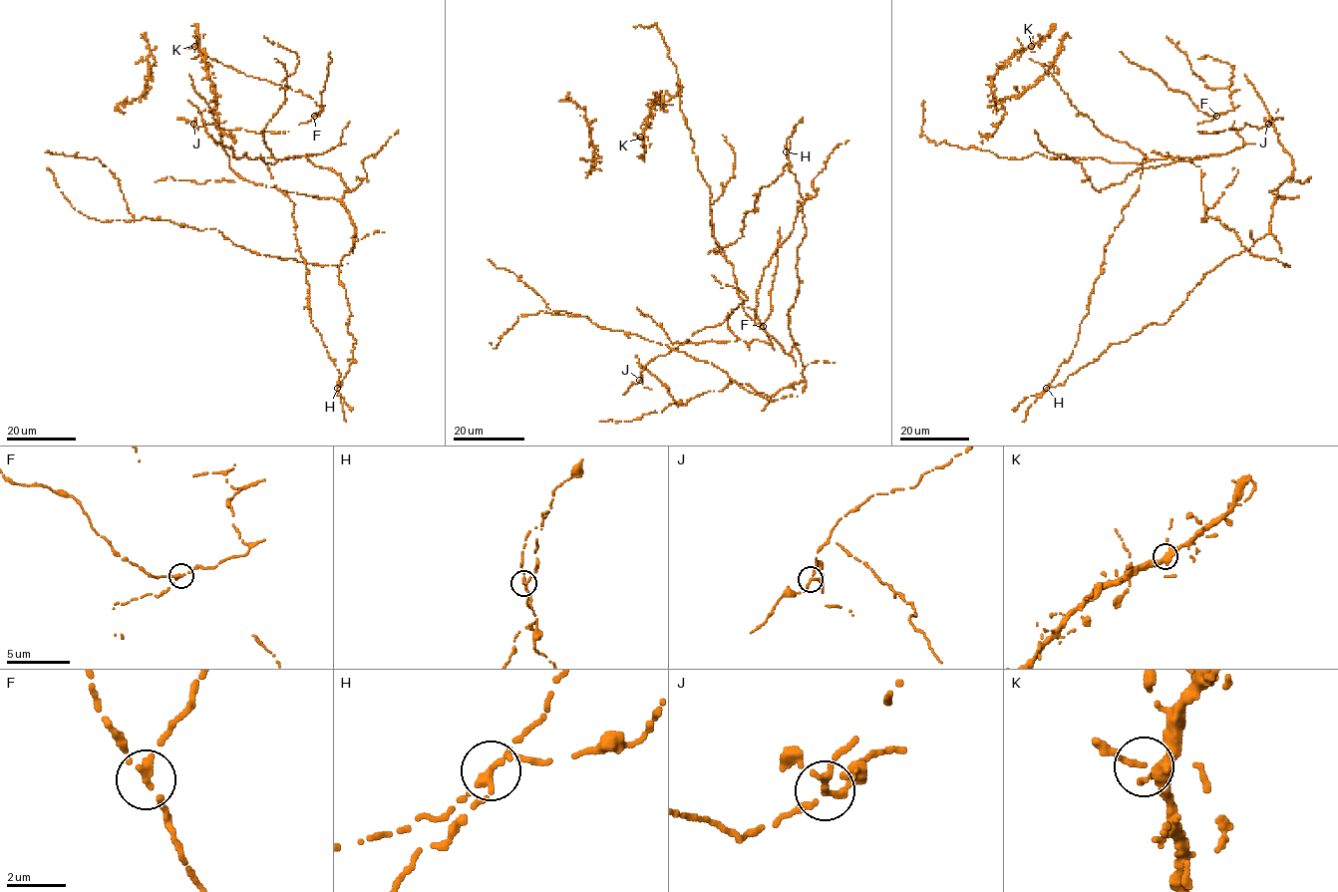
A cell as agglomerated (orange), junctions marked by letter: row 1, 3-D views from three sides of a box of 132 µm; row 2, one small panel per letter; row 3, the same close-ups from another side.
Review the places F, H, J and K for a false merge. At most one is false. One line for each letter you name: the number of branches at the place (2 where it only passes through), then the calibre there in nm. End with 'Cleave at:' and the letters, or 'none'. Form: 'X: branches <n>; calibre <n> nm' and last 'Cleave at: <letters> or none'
Cleave at: none

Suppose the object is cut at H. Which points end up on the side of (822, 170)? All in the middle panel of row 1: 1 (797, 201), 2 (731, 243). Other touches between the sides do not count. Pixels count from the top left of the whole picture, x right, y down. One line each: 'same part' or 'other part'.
1: same part
2: other part

